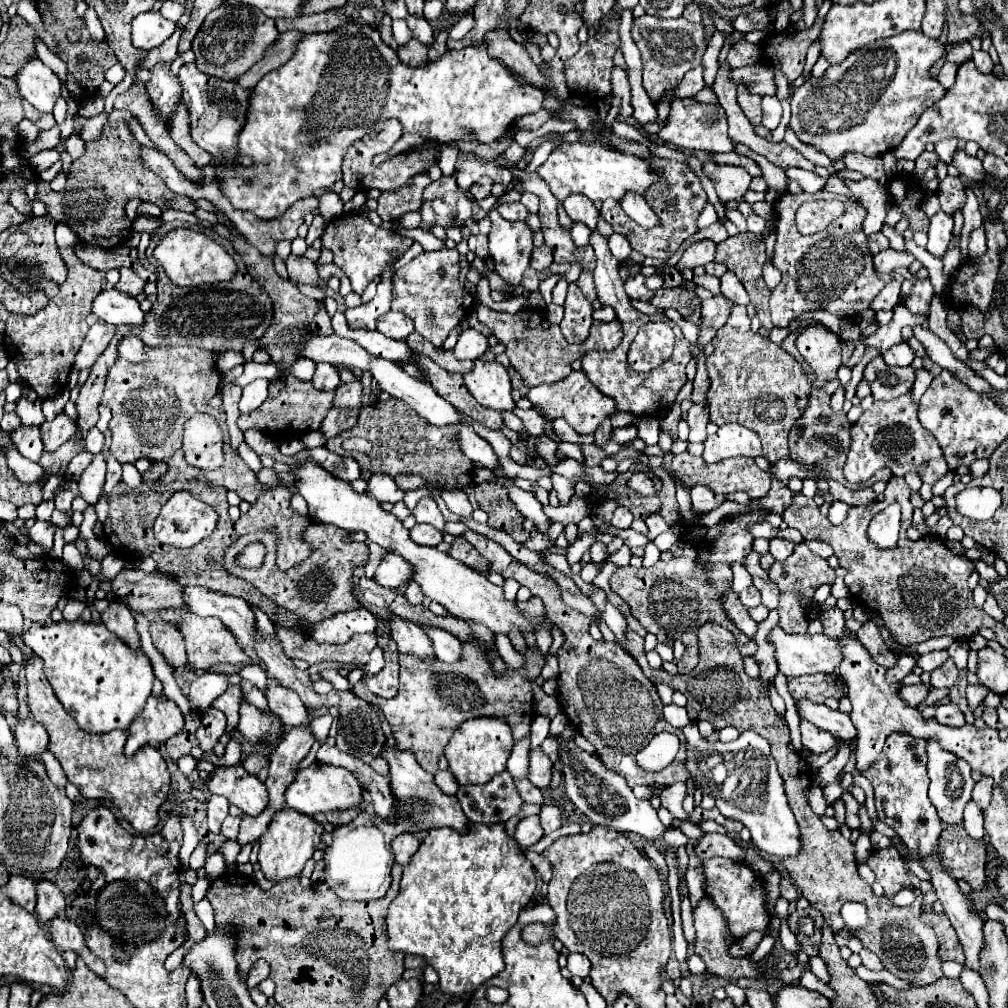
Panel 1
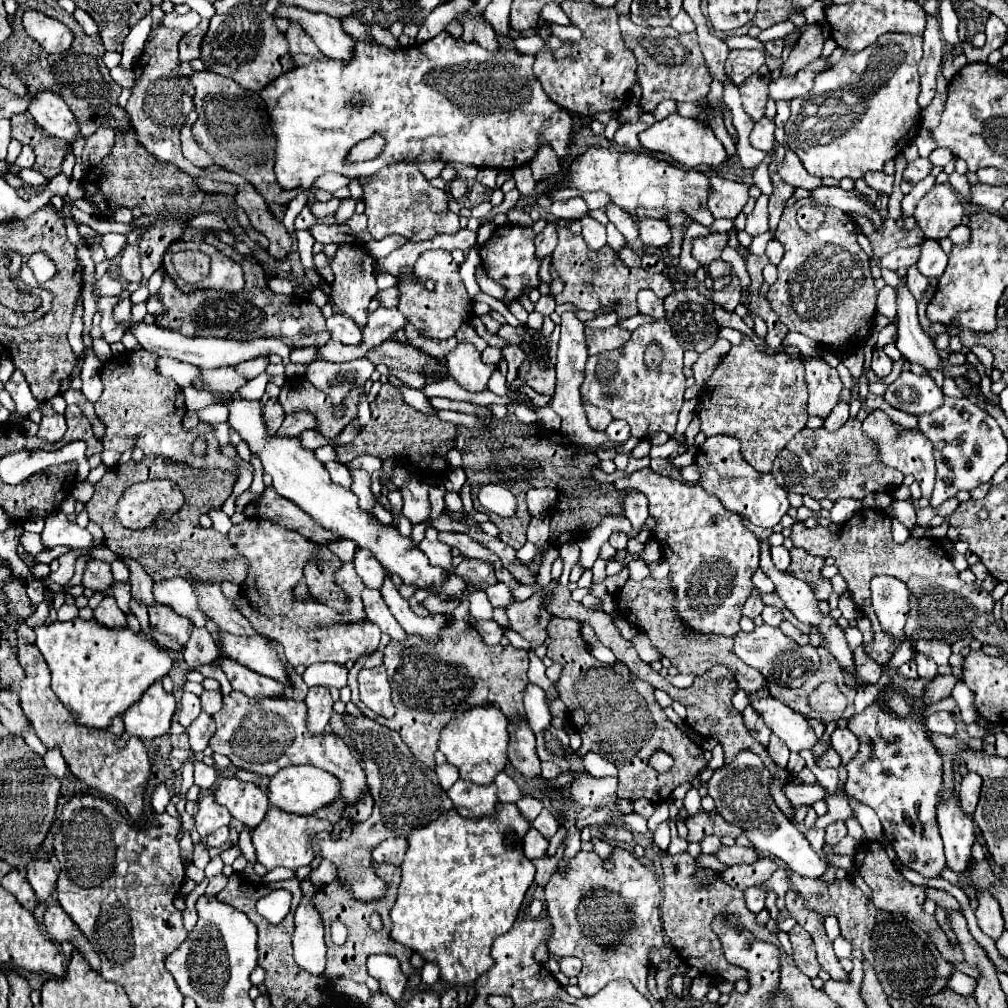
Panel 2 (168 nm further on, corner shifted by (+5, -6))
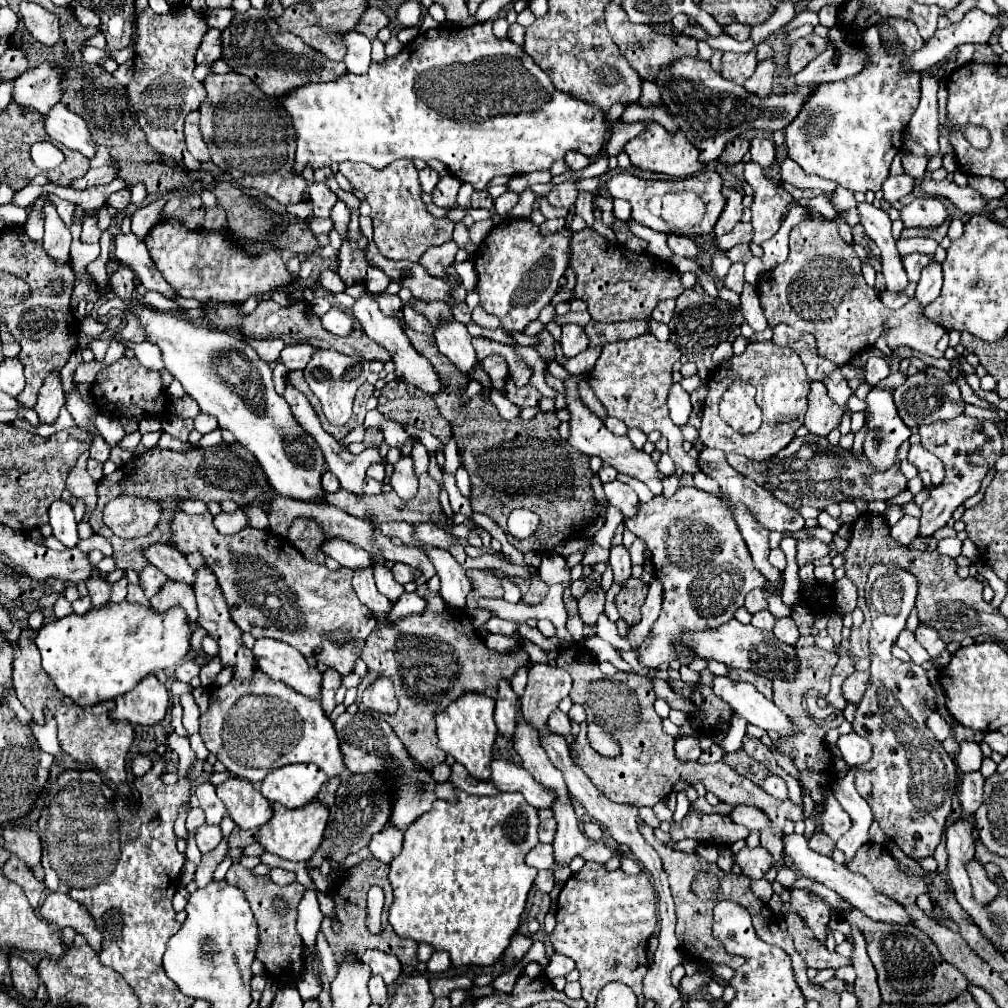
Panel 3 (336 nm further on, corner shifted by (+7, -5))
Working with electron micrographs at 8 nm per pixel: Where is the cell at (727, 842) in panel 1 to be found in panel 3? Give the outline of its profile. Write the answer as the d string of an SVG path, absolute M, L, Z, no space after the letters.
M745 846L741 852L735 854L735 862L741 866L745 876L749 876L751 880L759 880L773 866L773 856L761 846L759 848L747 848Z

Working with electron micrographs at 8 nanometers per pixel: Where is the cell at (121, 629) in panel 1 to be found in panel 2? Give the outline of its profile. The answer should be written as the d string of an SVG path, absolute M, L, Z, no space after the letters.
M105 597L97 609L95 609L95 621L109 627L109 629L123 629L127 625L127 617L125 613L117 607L115 599L113 597Z

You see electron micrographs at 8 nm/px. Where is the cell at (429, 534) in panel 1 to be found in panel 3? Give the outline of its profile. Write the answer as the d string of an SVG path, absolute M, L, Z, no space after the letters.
M429 546L423 550L429 554L437 576L441 578L441 598L453 608L465 608L465 598L471 592L471 582L465 576L465 568L447 550Z

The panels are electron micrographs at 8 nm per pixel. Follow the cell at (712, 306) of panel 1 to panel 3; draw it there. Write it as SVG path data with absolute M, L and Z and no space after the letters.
M741 262L731 264L729 274L723 278L723 286L727 286L729 290L735 290L737 294L741 294L743 284L745 284L745 280L743 280L743 264Z

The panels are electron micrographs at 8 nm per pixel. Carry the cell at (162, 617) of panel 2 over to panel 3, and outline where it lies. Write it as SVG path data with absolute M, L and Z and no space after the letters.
M167 580L165 586L161 586L161 590L151 598L151 606L157 612L165 612L173 606L183 606L189 622L195 624L197 622L197 602L195 602L195 594L193 588L187 582L175 582L175 580Z

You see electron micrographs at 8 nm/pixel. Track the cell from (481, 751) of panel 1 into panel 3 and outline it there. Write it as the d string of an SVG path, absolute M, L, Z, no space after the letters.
M465 694L453 700L443 712L437 714L437 736L439 744L447 754L451 754L457 762L461 762L469 774L477 780L489 780L489 762L491 748L497 736L497 726L493 720L495 700L485 694Z

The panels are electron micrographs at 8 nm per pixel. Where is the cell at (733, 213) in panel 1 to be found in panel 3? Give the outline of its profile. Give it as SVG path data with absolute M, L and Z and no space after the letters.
M745 284L745 288L741 292L741 310L745 314L745 320L747 324L755 330L755 332L761 332L767 328L767 320L765 320L765 314L763 314L763 308L759 304L759 298L757 298L757 290L755 286L751 284Z

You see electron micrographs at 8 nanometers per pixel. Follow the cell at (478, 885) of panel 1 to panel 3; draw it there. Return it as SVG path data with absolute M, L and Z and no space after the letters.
M455 790L457 794L457 802L445 802L445 800L437 800L433 804L433 808L429 812L425 812L423 816L419 816L407 830L405 830L405 840L403 840L403 850L399 856L393 858L393 862L389 864L389 882L393 886L393 904L389 908L389 922L393 926L393 930L401 936L401 938L413 938L415 942L427 942L431 944L435 950L447 950L451 954L451 962L455 968L461 966L491 966L509 946L511 936L515 934L515 930L519 928L521 922L521 914L525 910L525 902L527 902L527 894L533 886L533 880L537 876L537 870L529 868L525 864L525 854L539 844L539 836L537 836L537 828L539 828L539 816L537 816L537 808L529 806L523 798L523 794L509 794L509 792L499 792L495 796L471 796L465 794L461 790Z

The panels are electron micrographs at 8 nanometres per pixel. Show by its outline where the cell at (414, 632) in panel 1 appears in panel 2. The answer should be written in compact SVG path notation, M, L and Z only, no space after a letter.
M363 589L363 605L365 605L365 613L367 619L377 625L381 629L381 633L387 633L393 641L403 641L407 639L407 633L403 631L403 627L397 623L397 619L391 615L387 603L383 601L381 593L377 589Z

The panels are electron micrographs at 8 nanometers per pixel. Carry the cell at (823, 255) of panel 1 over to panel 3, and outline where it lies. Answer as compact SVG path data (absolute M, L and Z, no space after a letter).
M817 212L813 214L815 218L809 218L791 230L789 258L759 278L757 294L761 296L759 300L769 328L789 324L791 328L811 332L817 340L819 356L837 366L851 362L861 350L873 346L883 332L887 334L891 350L909 346L927 356L941 358L943 352L937 350L937 343L945 330L935 322L929 322L913 300L898 310L889 310L879 300L879 294L865 284L861 260L855 250L841 240L837 224L825 220Z

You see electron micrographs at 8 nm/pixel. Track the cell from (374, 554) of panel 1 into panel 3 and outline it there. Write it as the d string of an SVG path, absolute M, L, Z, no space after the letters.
M173 512L169 546L181 554L201 550L207 566L221 582L233 622L243 632L291 644L305 658L315 656L317 662L335 668L343 676L353 672L353 664L361 658L365 640L375 630L377 620L353 590L352 569L332 571L323 564L309 562L271 532L251 526L241 534L223 536L213 530L209 512L199 516Z

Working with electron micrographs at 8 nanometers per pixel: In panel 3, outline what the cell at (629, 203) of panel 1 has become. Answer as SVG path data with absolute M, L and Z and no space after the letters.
M675 234L667 236L667 244L677 256L685 256L685 258L693 258L693 260L699 258L699 254L703 252L701 246L689 236L675 236Z

